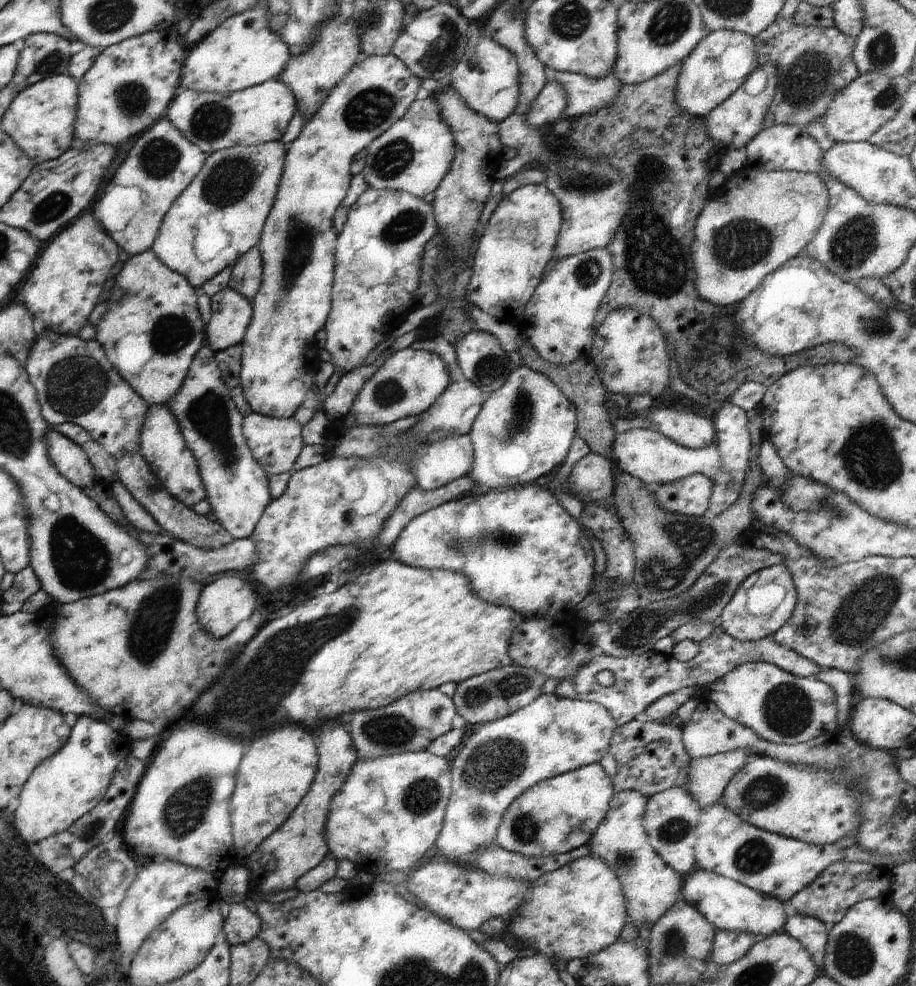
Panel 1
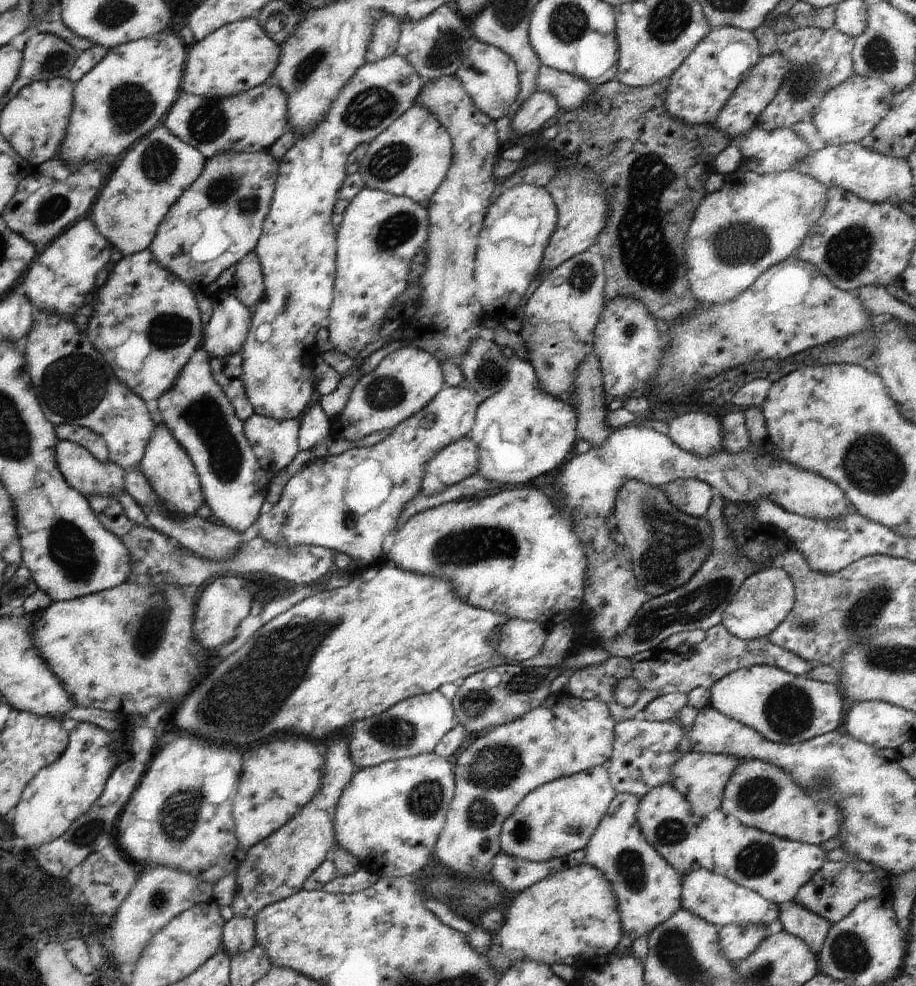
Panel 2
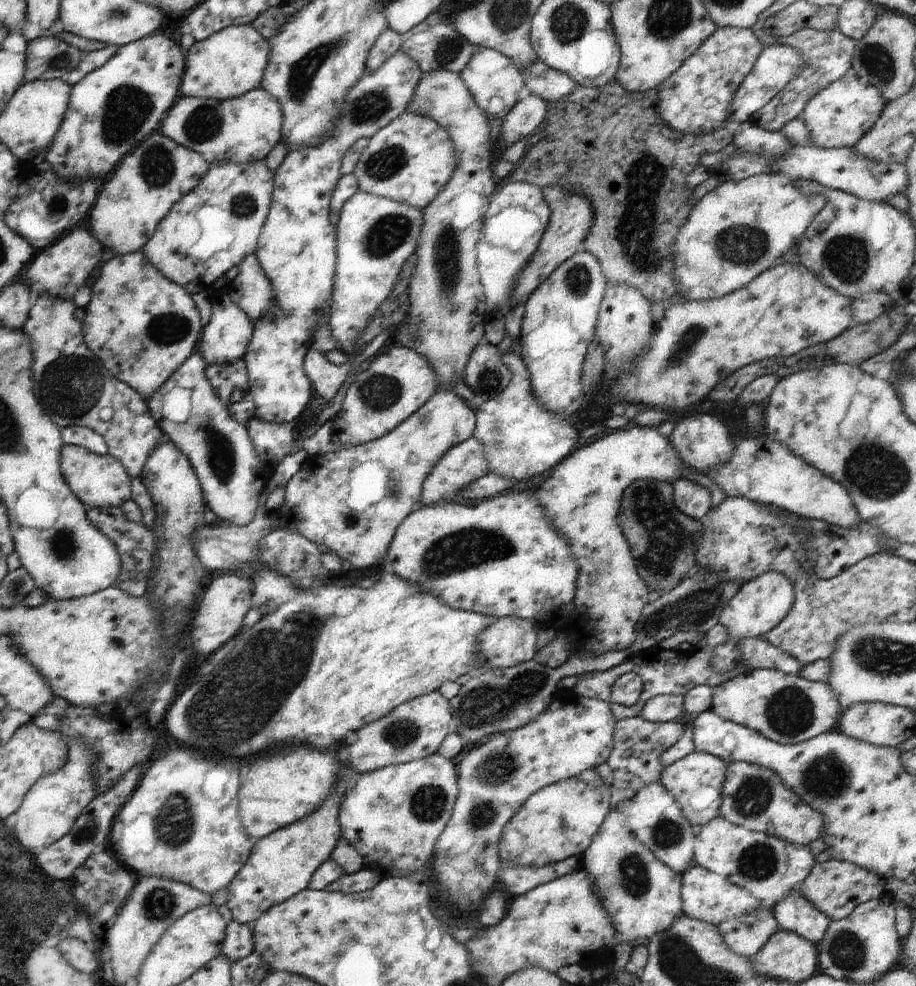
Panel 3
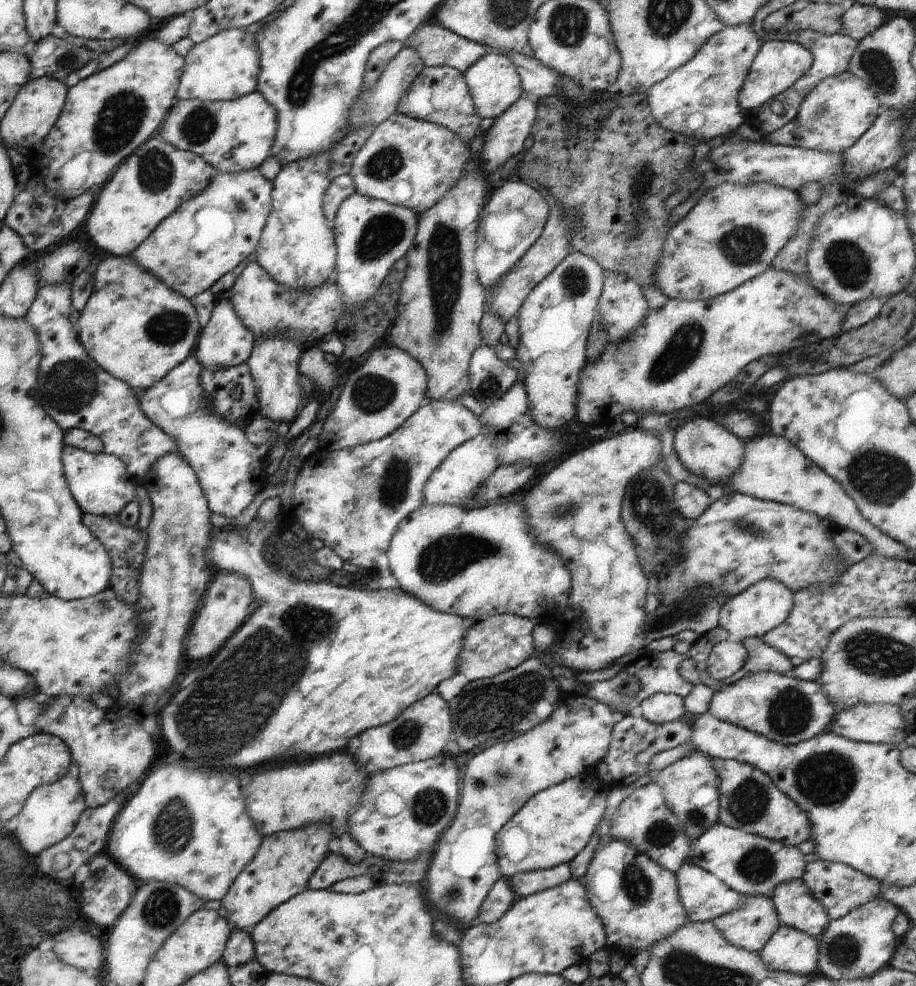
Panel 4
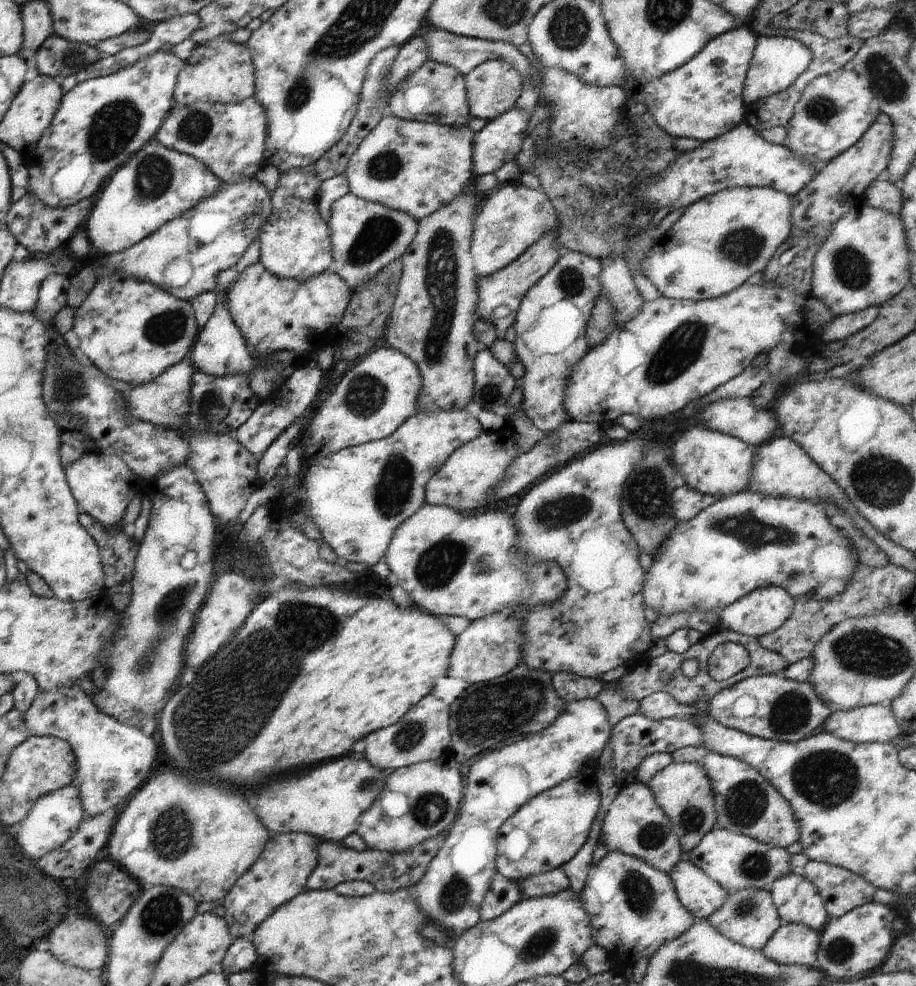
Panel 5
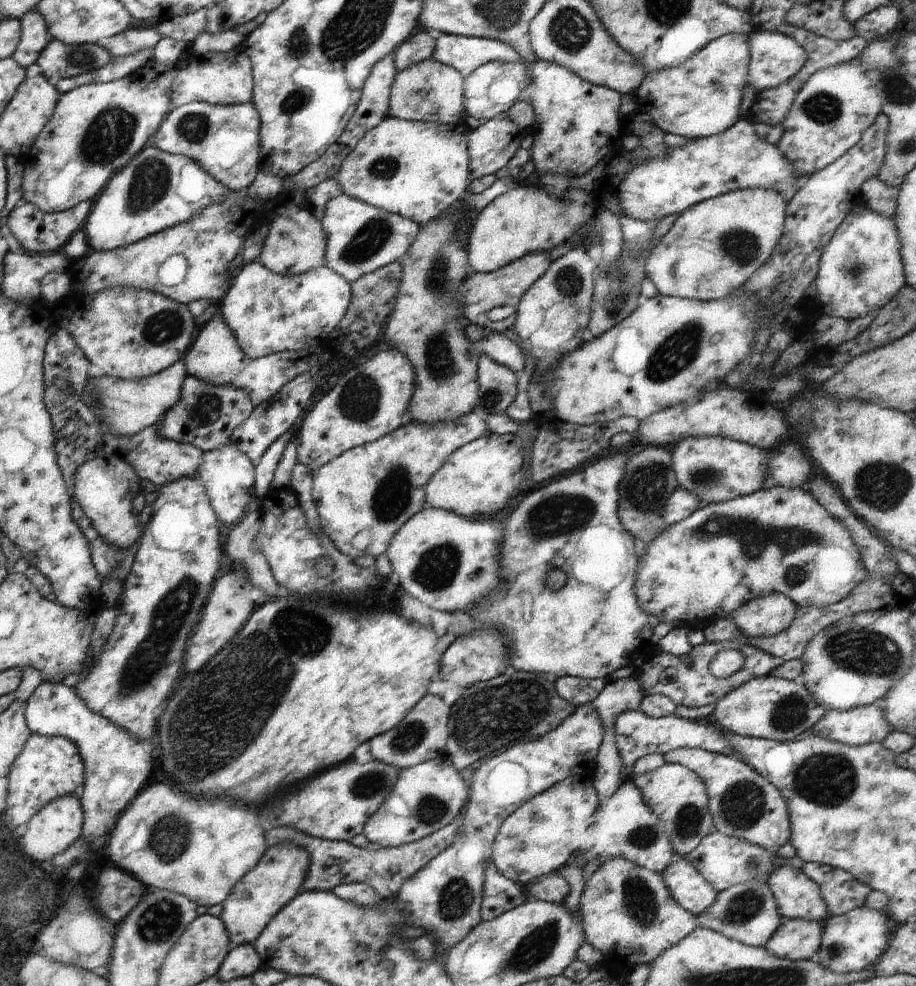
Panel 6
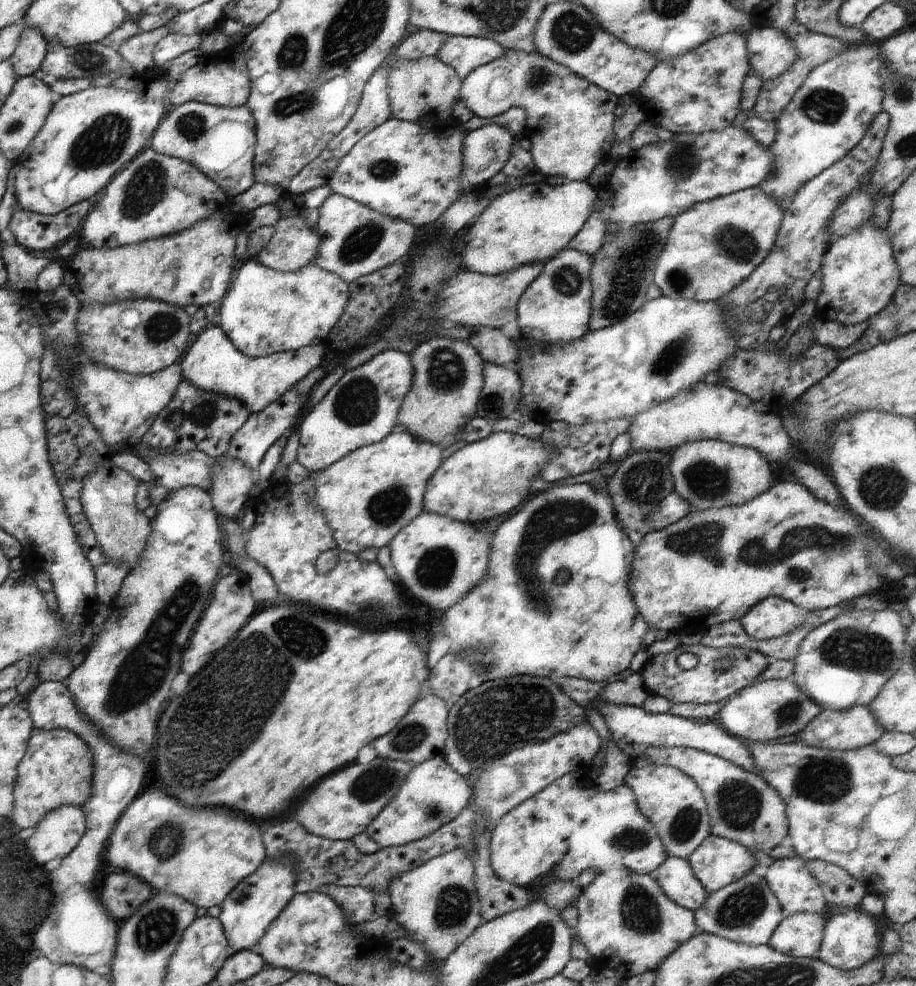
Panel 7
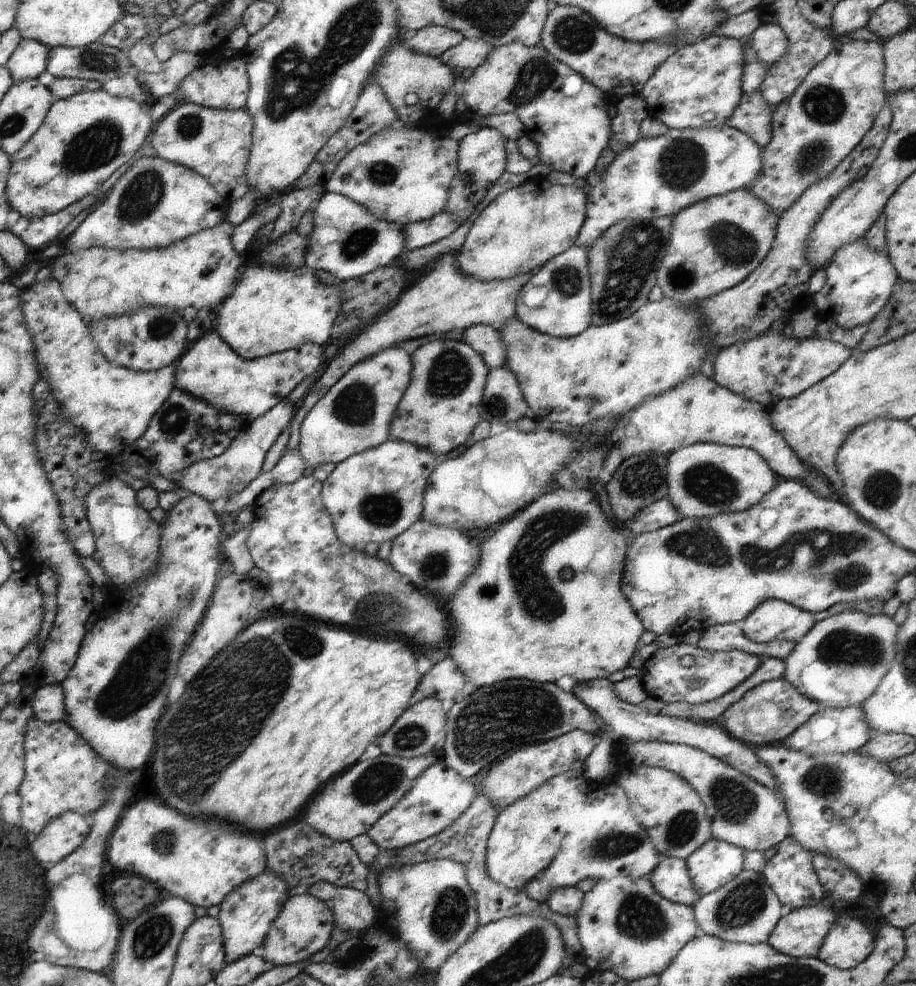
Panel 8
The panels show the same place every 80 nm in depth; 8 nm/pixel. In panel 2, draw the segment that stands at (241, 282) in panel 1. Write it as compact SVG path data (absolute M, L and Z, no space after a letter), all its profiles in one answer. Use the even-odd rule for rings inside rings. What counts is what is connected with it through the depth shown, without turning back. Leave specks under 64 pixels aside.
M255 251L246 254L237 264L236 272L226 288L244 306L253 311L264 296L263 274Z

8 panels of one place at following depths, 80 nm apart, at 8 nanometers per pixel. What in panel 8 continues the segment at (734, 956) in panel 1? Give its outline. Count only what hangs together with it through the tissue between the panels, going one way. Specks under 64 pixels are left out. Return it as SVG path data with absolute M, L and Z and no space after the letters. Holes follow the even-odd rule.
M743 870L732 882L702 896L692 906L699 933L735 944L768 943L778 922L791 912L774 895L760 872Z

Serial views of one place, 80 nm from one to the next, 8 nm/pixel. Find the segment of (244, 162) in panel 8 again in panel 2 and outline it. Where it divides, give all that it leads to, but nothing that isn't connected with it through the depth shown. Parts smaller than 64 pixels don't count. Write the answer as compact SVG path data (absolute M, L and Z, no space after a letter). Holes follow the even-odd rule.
M268 82L249 89L247 92L225 98L211 98L188 94L179 90L178 99L162 119L163 126L172 132L176 138L202 152L208 159L222 152L261 152L269 150L289 130L288 123L288 94Z

